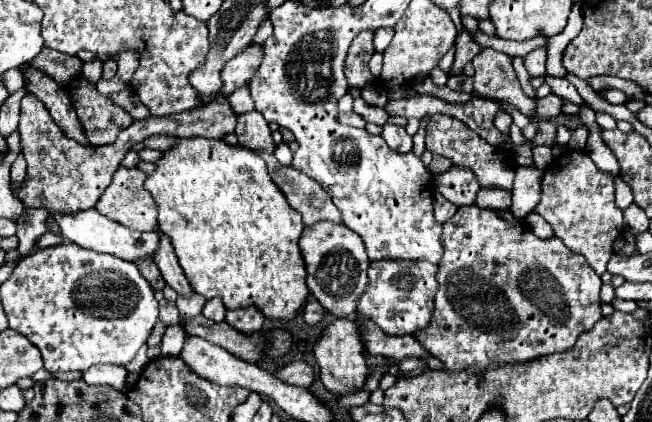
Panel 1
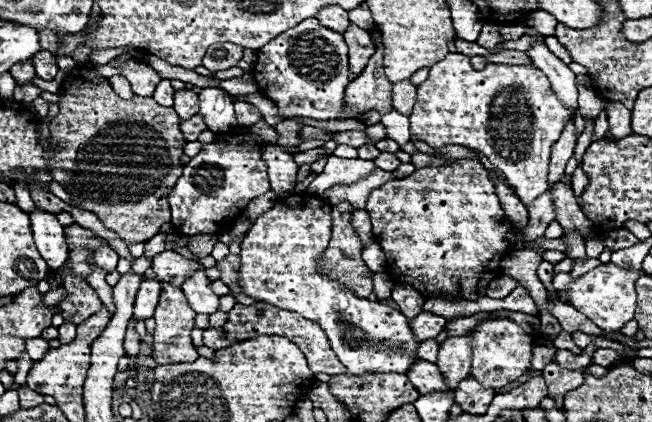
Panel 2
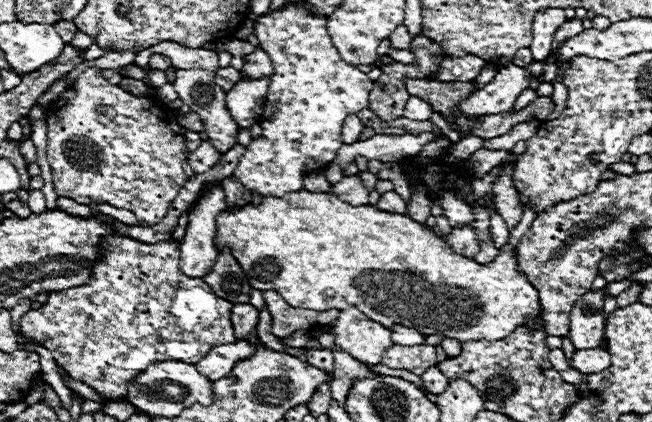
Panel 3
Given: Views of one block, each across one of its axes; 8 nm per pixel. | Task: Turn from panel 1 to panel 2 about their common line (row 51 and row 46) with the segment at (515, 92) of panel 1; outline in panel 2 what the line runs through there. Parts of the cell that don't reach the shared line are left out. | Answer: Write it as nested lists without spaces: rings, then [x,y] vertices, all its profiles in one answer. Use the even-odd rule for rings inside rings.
[[[484,24],[484,28],[482,28],[482,32],[480,32],[480,36],[478,36],[476,42],[478,42],[480,46],[484,46],[486,50],[496,52],[496,46],[498,46],[500,42],[504,42],[504,40],[502,40],[502,36],[498,34],[498,26],[496,26],[496,24]]]

